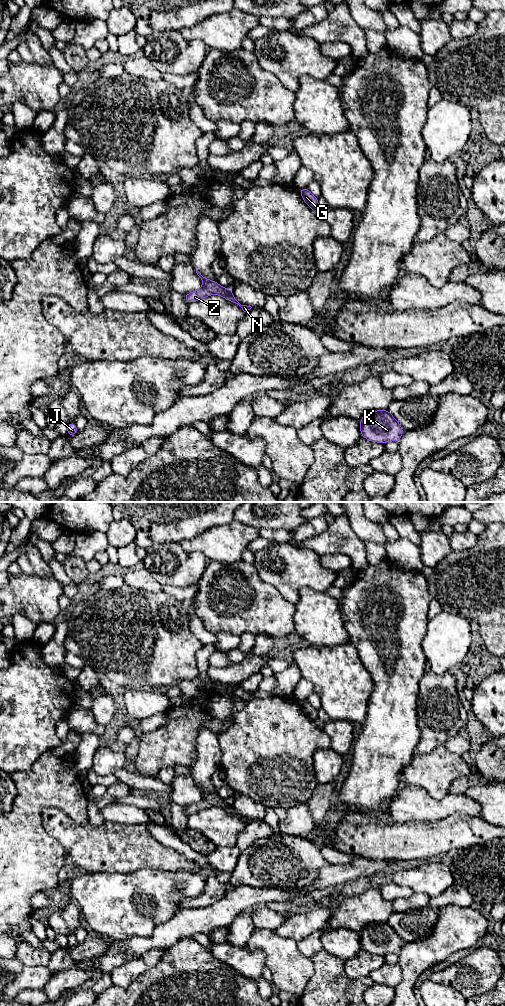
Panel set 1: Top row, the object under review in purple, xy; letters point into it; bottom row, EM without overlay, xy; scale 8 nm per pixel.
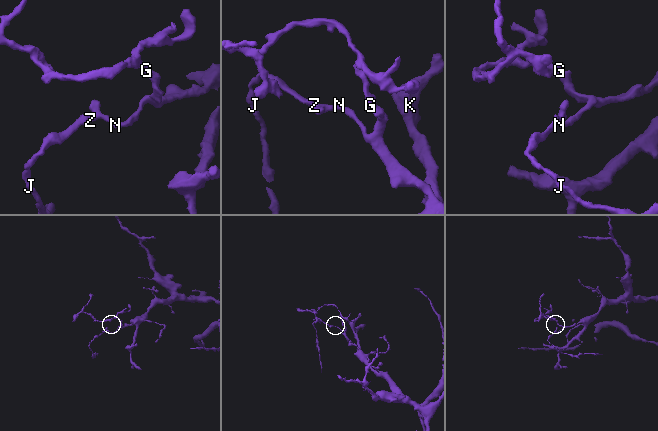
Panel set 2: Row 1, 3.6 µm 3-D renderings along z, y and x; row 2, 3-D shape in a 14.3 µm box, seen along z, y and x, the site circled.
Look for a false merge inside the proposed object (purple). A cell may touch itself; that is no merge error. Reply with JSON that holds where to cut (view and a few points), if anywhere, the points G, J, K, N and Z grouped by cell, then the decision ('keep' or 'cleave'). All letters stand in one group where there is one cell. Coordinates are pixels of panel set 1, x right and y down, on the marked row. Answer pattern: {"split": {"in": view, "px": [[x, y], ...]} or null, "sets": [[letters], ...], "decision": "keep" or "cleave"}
{"split": {"in": "xy", "px": [[318, 206], [314, 210]]}, "sets": [["G"], ["J", "K", "N", "Z"]], "decision": "cleave"}

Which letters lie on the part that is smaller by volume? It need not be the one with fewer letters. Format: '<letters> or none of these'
G

